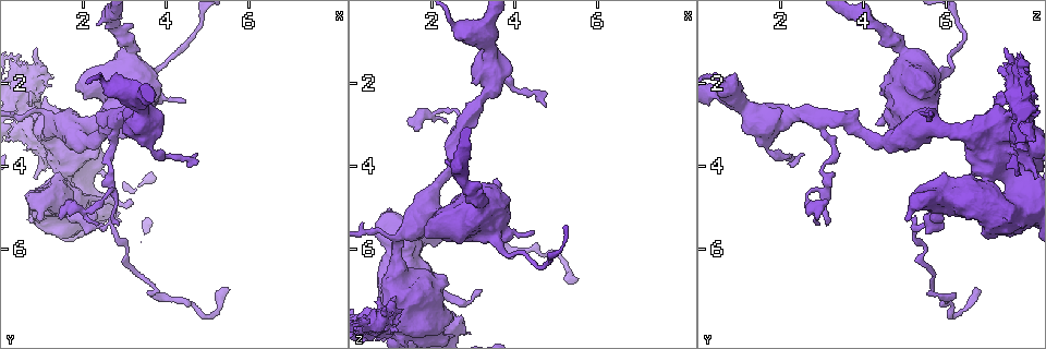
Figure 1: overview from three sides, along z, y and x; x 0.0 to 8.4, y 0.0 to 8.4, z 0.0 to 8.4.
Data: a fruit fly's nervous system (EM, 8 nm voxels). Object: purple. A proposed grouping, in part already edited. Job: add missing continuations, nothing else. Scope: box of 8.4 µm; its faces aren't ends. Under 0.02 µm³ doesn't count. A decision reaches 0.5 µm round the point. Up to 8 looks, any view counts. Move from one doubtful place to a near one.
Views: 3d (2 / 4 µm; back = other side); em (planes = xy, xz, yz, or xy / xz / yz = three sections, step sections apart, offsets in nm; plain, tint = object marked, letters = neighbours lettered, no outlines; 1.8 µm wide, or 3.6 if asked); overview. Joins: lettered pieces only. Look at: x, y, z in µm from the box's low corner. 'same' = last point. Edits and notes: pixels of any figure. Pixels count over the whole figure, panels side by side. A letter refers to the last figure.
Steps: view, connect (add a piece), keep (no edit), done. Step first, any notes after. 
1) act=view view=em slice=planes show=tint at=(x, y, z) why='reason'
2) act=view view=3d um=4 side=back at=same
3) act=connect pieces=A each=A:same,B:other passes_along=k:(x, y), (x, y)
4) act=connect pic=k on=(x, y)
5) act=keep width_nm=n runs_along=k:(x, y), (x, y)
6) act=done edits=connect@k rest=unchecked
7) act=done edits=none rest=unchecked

act=view view=3d um=4 at=(2.55, 4.70, 2.65) why='calibre changes'

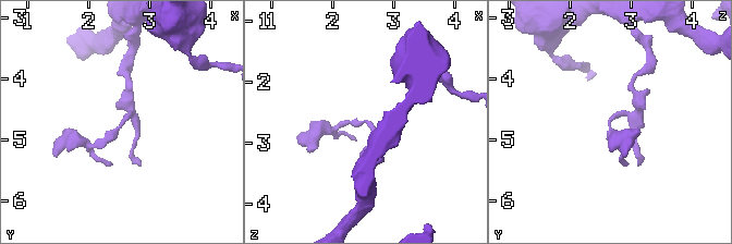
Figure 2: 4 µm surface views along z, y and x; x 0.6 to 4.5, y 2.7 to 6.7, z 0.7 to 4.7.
act=view view=em slice=yz step=8 show=letters at=(2.55, 4.75, 2.70)

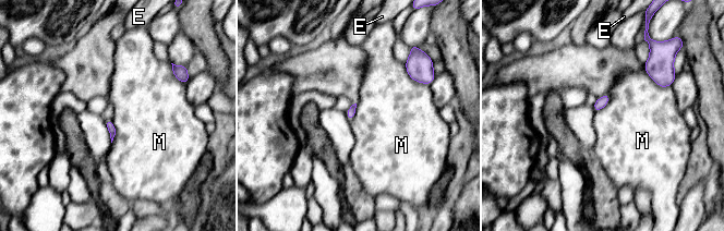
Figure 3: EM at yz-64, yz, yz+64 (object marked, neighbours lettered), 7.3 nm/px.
act=keep width_nm=60 each=E:other,M:other border=3:(643, 64), (656, 84), (671, 86) found='no lettered piece goes on from it'

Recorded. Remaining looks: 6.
act=view view=3d um=4 at=(3.20, 1.40, 5.00) why='calibre changes'

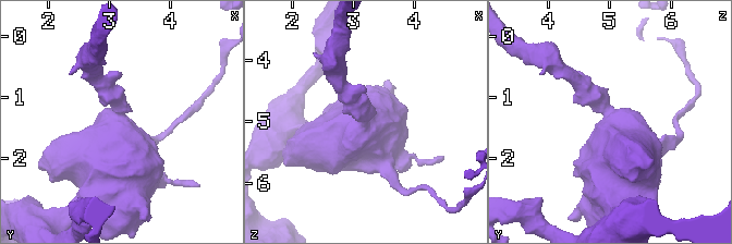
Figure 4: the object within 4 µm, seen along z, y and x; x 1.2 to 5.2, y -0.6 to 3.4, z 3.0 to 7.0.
act=view view=em slice=planes show=letters at=(3.15, 1.40, 4.95) why='now the EM'

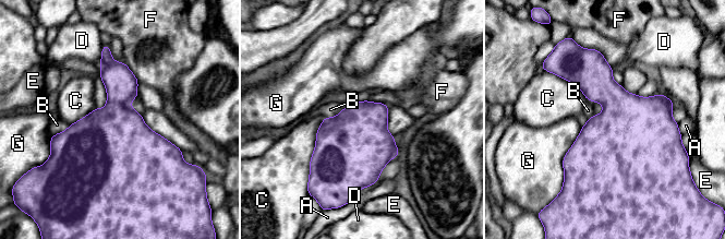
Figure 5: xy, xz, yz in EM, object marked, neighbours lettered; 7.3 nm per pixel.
act=keep width_nm=460 each=A:other,B:other,C:other,D:other,E:other,F:other,G:other border=5:(351, 104), (335, 116), (325, 117) found='no lettered piece goes on from it'

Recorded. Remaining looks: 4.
act=view view=em slice=xz step=16 show=tint at=(0.90, 1.20, 7.40) why='free end'

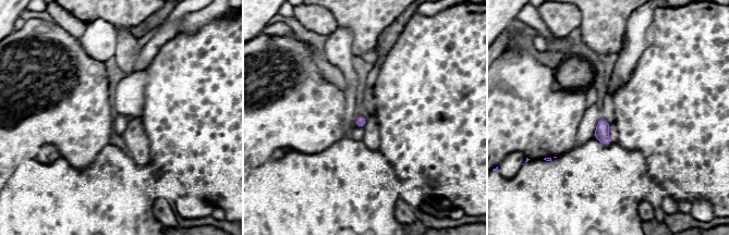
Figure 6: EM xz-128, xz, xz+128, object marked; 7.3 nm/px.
act=view view=em slice=planes show=letters at=same

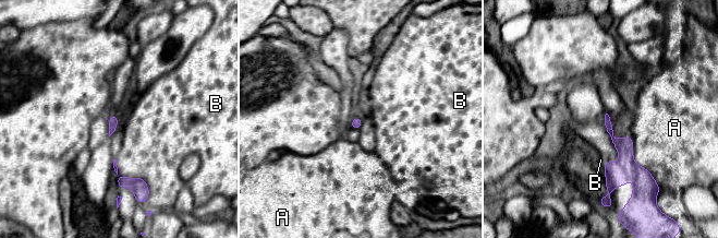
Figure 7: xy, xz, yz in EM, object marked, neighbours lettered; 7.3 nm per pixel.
act=keep each=A:other,B:other border=7:(116, 158), (119, 175), (148, 188) found='none of them fits'

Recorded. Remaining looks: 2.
act=done edits=none rest=unchecked

